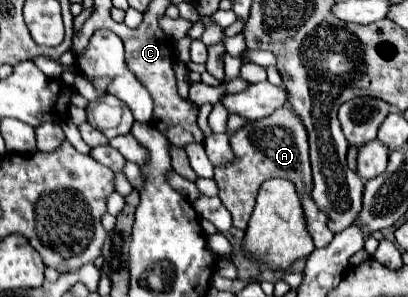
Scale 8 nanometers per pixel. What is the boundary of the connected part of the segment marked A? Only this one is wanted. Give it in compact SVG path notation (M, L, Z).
M284 106L280 110L274 110L268 118L260 118L256 122L248 122L242 128L238 128L234 134L230 134L230 146L232 154L236 154L236 160L216 166L216 184L220 188L220 200L226 206L226 210L232 214L232 226L238 230L244 230L248 226L250 214L256 204L258 188L268 178L284 178L294 182L296 192L300 194L304 218L306 218L306 230L314 240L316 248L324 248L332 242L334 234L326 226L326 214L320 212L320 208L312 202L312 172L310 172L310 160L308 160L308 132L304 130L304 124L300 118L296 118L296 112L292 106Z

